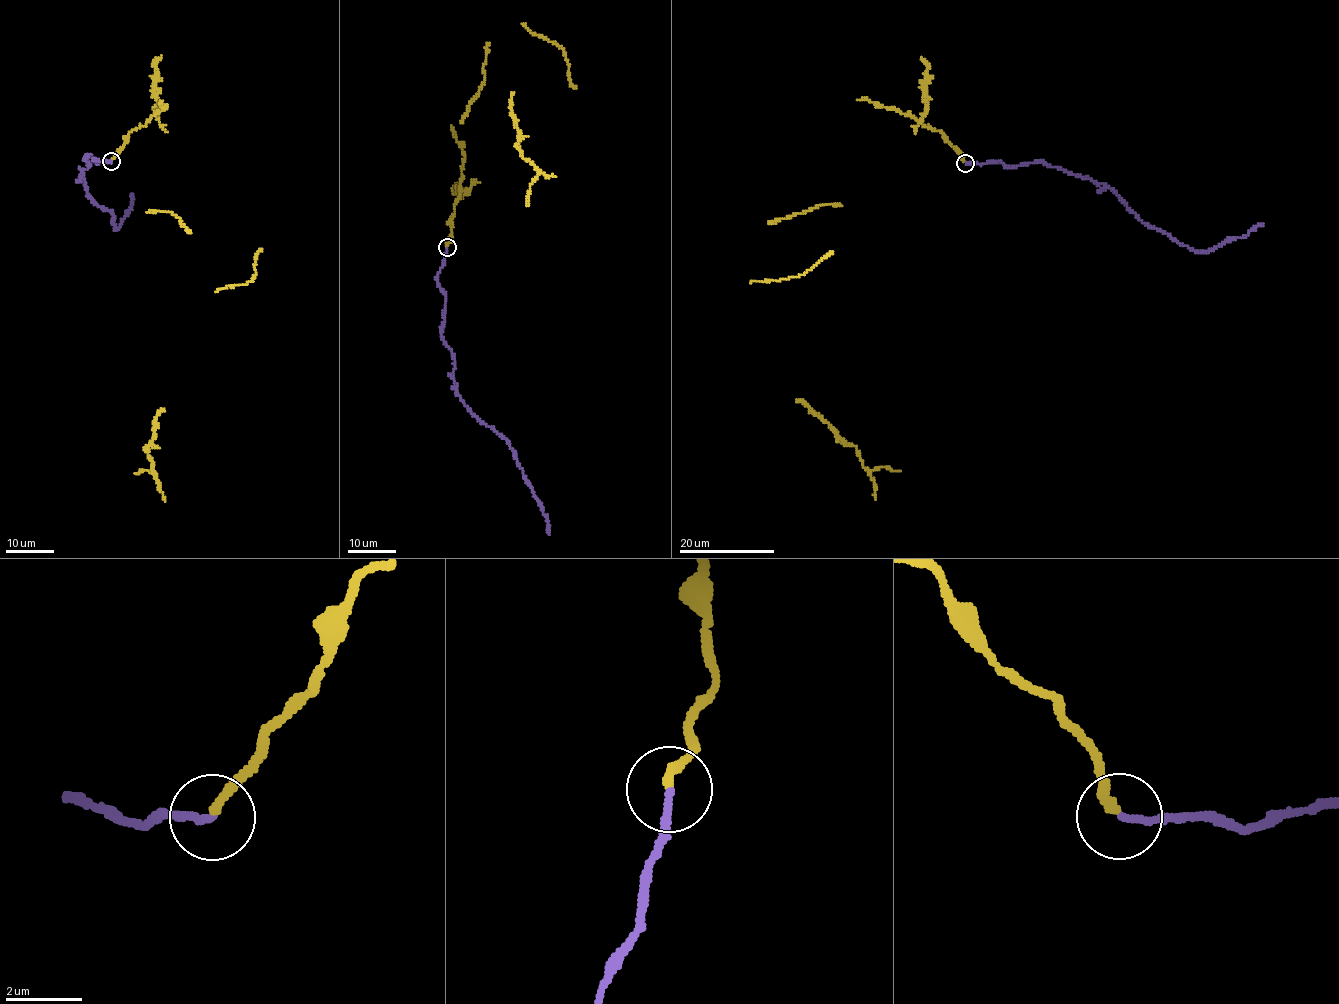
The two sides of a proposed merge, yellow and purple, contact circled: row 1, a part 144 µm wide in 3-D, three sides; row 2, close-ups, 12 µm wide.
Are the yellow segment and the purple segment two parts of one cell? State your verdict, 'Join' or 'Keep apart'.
Join

